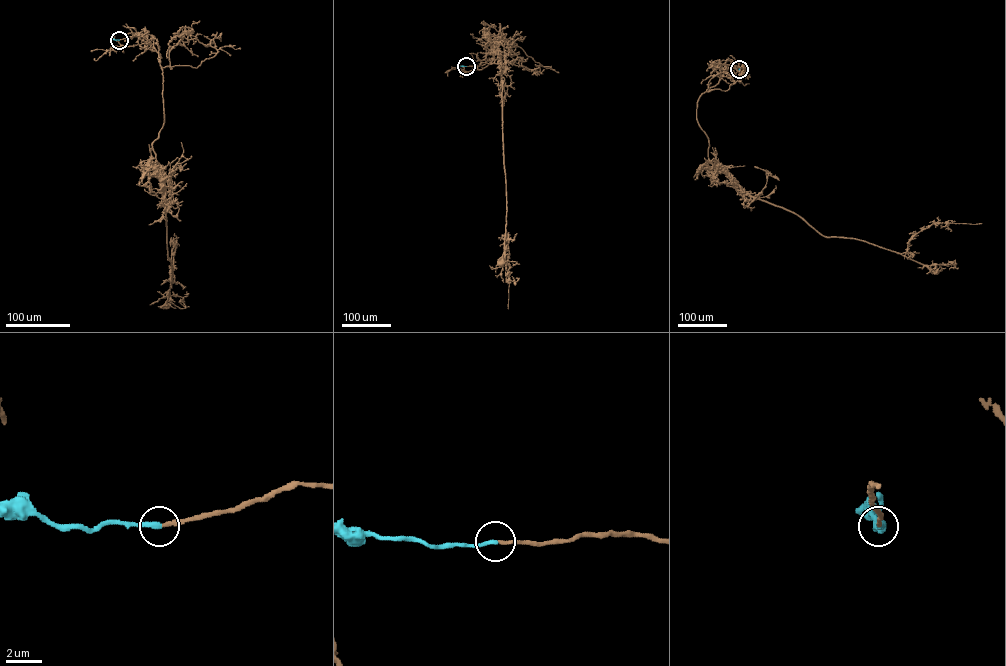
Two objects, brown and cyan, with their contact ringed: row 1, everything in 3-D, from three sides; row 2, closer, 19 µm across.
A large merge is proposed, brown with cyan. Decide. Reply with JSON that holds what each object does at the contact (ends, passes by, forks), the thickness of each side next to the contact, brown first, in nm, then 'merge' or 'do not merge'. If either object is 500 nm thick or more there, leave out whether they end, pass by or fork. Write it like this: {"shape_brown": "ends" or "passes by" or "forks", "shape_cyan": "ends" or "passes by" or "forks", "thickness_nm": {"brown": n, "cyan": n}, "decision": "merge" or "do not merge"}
{"shape_brown": "ends", "shape_cyan": "ends", "thickness_nm": {"brown": 200, "cyan": 260}, "decision": "merge"}

